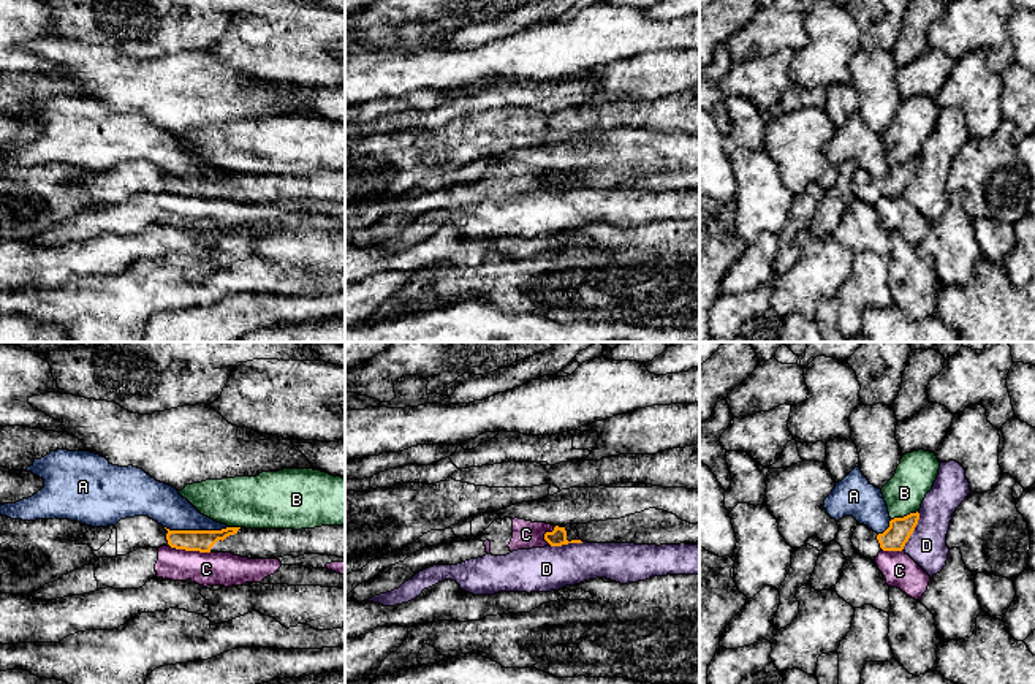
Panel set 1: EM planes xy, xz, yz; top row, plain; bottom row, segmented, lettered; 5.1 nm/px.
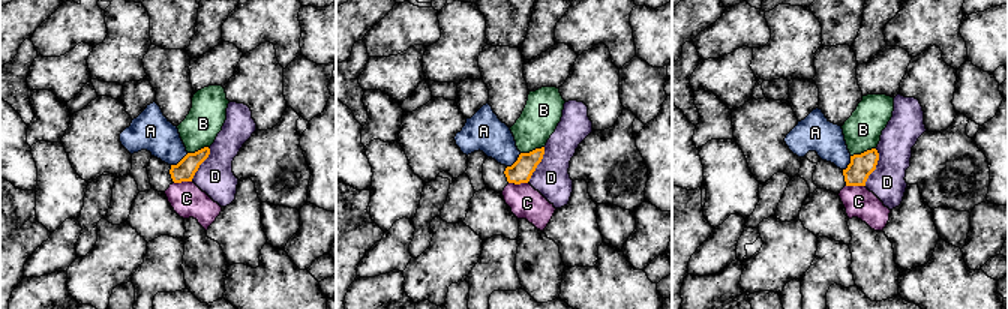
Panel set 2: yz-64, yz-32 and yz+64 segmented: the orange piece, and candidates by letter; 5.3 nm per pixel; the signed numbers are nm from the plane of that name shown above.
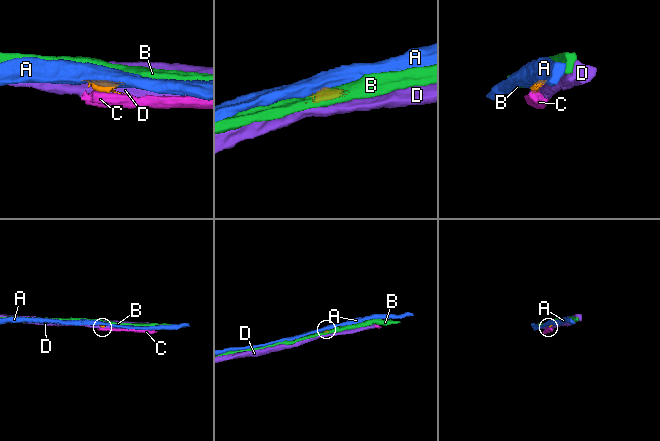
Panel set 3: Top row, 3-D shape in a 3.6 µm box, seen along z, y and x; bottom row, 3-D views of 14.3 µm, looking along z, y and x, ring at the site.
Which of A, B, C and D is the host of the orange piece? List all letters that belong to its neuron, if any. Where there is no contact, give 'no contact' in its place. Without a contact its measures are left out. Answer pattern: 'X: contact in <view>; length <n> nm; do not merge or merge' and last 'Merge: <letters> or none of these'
A: contact in xy; length 320 nm; do not merge
B: contact in yz; length 140 nm; do not merge
C: contact in xy; length 220 nm; do not merge
D: contact in yz; length 200 nm; do not merge
Merge: none of these

